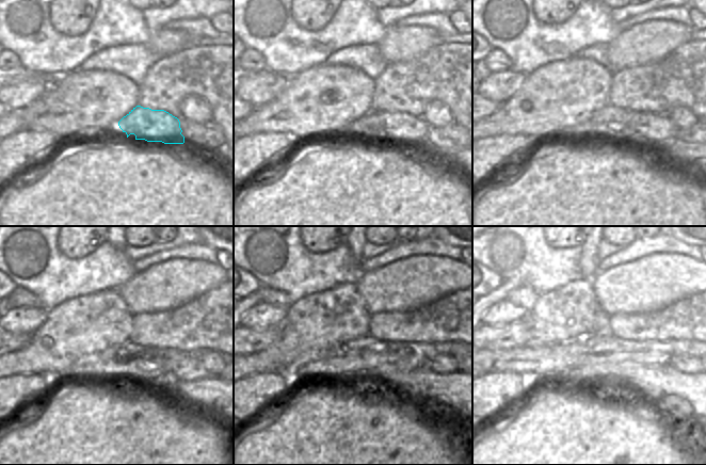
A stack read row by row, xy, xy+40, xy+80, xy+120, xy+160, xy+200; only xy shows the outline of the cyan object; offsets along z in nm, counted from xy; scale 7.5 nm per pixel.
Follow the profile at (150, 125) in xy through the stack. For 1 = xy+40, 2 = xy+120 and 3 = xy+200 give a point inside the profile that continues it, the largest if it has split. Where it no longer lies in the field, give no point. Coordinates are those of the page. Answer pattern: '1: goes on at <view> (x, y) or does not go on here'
1: goes on at xy+40 (401, 127)
2: goes on at xy+120 (191, 368)
3: goes on at xy+200 (687, 364)

